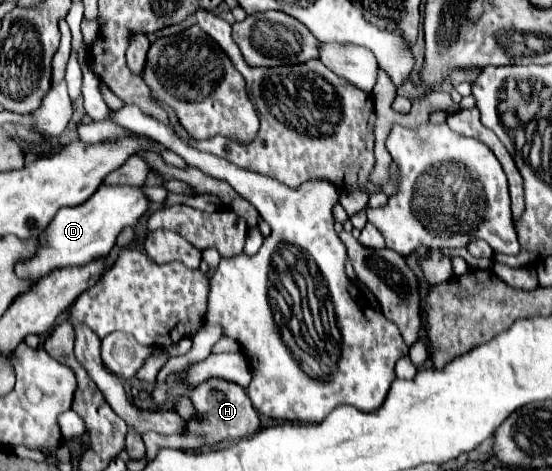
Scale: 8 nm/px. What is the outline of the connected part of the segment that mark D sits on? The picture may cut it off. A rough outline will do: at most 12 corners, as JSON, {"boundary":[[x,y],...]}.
{"boundary":[[102,185],[58,211],[18,275],[108,257],[148,213],[140,187]]}

